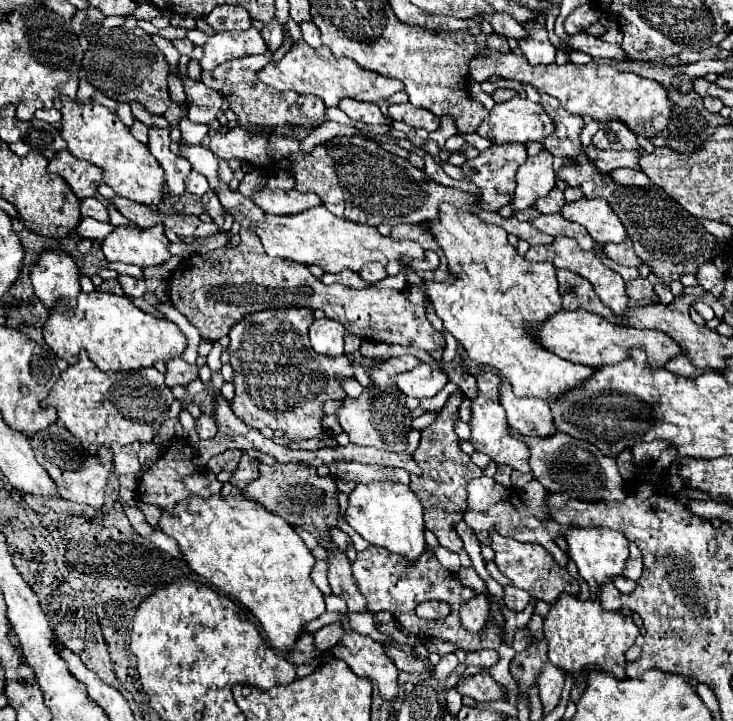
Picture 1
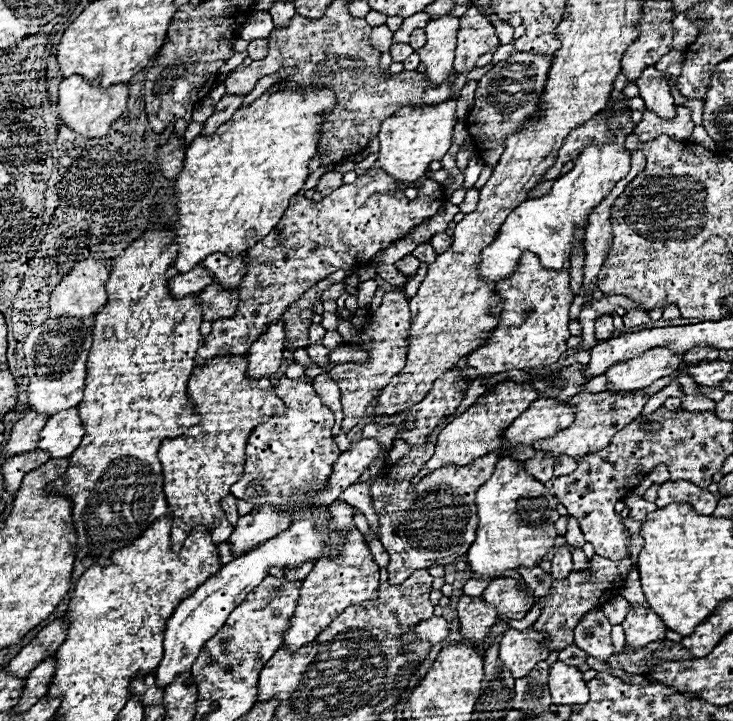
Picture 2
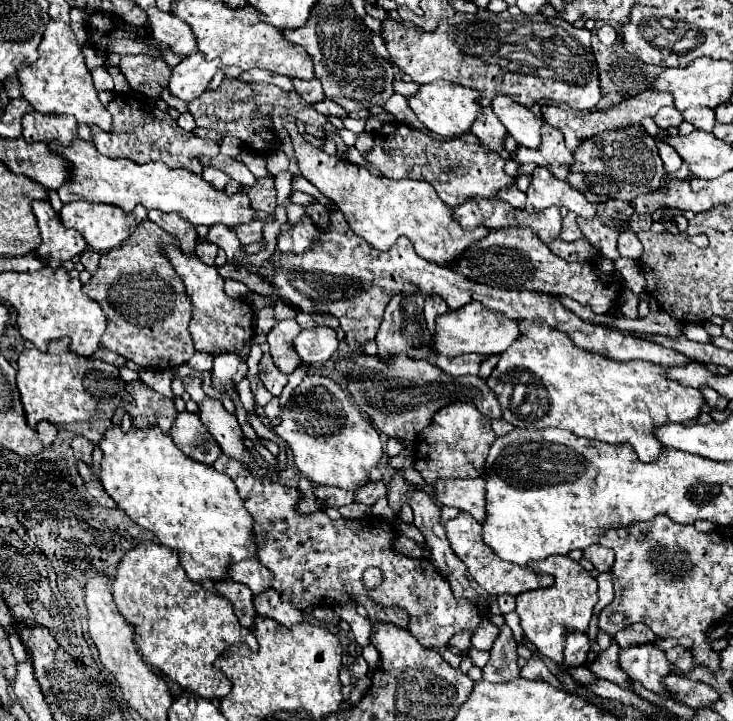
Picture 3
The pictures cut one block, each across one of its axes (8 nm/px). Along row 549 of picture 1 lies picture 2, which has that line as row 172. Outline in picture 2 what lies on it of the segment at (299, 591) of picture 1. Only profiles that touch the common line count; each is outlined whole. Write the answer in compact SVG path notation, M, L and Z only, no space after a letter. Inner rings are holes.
M278 86L264 92L250 106L236 110L232 118L214 132L214 136L196 136L188 144L186 160L174 186L178 220L172 224L172 230L174 244L178 246L178 258L172 266L178 270L178 274L190 272L214 252L222 252L226 256L242 254L262 240L262 236L266 236L274 224L278 224L282 212L288 208L288 200L302 190L308 178L308 164L316 156L318 132L322 128L320 116L332 106L334 96L328 88L314 86L308 90L290 90Z

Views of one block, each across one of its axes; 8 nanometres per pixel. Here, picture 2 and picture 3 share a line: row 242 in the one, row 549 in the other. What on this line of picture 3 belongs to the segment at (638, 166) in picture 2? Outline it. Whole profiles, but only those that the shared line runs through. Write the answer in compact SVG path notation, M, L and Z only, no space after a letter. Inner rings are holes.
M594 544L584 550L584 558L594 564L598 572L610 572L614 564L614 552L610 548L604 548L602 544Z

